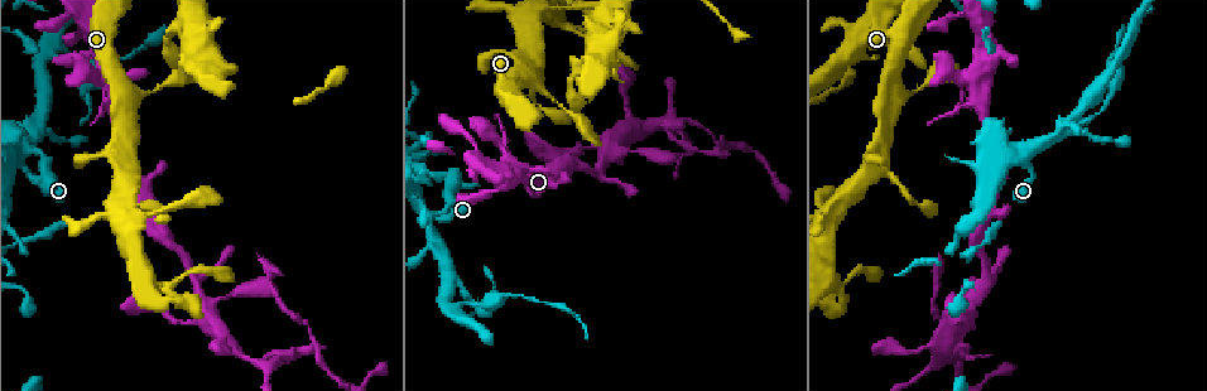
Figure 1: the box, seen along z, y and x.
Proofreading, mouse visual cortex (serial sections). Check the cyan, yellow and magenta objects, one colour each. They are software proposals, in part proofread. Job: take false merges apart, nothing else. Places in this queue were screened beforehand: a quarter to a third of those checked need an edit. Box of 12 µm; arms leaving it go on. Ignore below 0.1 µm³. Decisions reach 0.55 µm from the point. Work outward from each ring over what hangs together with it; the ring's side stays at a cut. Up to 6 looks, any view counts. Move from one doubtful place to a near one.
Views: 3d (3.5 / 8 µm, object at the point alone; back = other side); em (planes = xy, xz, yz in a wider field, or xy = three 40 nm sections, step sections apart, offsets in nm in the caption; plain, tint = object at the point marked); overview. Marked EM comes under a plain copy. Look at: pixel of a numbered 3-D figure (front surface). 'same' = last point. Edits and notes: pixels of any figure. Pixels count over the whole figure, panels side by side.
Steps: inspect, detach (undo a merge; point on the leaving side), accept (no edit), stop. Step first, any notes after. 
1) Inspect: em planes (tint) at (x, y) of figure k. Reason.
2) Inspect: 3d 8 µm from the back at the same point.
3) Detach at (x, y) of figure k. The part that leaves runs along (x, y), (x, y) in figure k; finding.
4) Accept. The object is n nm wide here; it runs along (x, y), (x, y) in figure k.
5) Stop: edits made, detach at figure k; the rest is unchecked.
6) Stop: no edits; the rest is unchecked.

Inspect: 3d 3.5 µm at (662, 123) of figure 1. Abrupt turn.

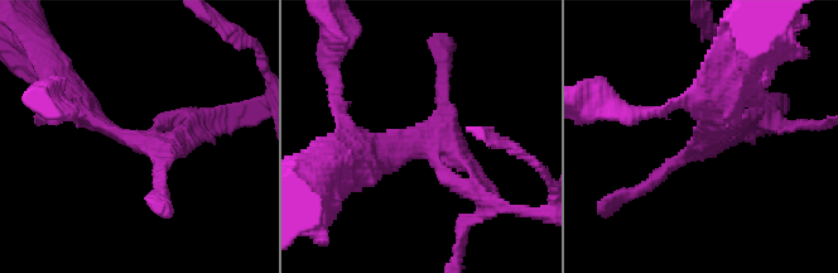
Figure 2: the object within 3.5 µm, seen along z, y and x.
Inspect: em xy step 1 (tint) at (423, 141) of figure 2. Now the EM.

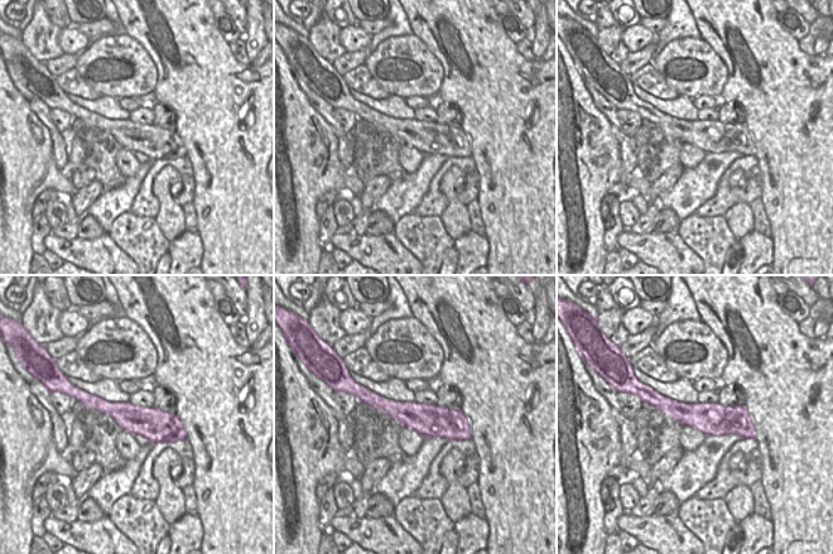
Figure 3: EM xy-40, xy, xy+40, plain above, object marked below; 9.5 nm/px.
Accept. The object is 320 nm wide here; it runs along (365, 396), (467, 433) in figure 3; one cell here.

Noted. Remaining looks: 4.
Inspect: em xy step 5 (tint) at (318, 345) of figure 1. Abrupt turn.

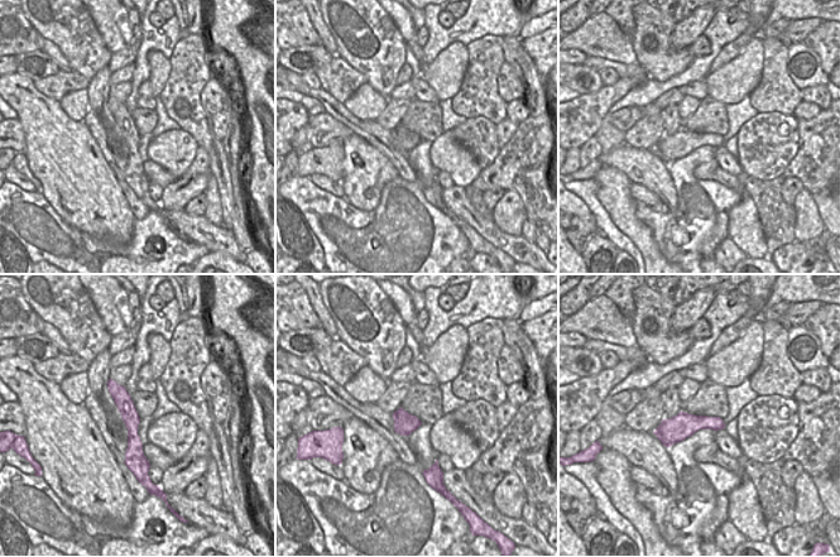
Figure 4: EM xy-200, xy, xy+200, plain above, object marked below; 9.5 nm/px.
Inspect: 3d 3.5 µm at the same point. Wider look.

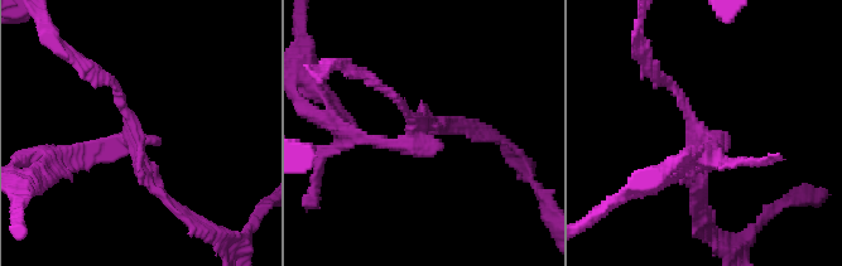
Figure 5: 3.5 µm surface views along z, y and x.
Detach at (144, 160) of figure 5. A second cell is stuck on.

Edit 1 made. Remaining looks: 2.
Stop: edits made, detach at figure 5; the rest is unchecked.

